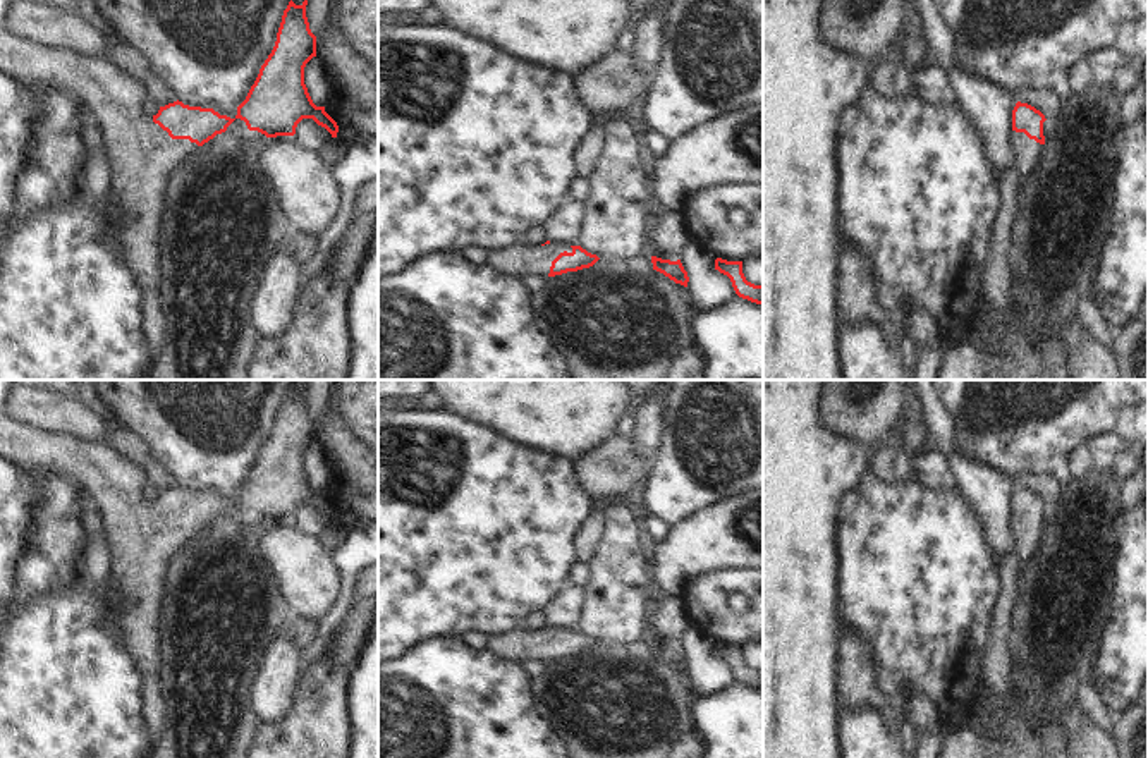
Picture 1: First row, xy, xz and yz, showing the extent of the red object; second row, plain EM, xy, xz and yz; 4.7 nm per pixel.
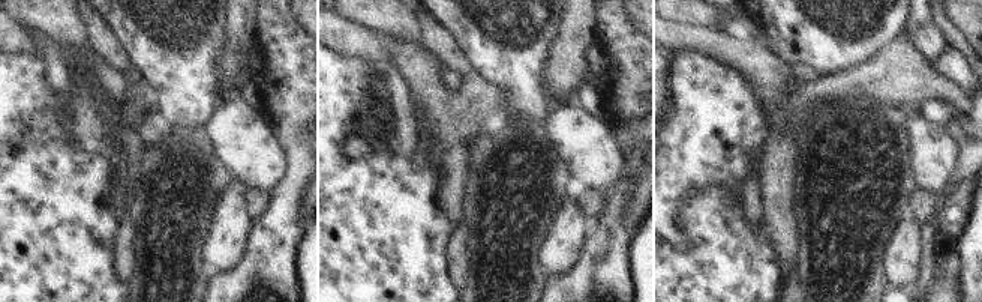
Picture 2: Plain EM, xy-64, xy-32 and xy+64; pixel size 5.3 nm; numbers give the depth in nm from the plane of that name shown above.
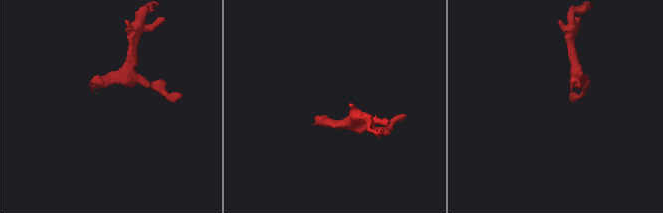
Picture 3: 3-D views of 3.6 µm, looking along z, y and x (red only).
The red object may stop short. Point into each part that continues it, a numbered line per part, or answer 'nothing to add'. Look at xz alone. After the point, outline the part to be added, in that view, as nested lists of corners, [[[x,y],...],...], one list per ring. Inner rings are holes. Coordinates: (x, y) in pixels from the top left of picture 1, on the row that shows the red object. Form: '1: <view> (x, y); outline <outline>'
1: xz (521, 260); outline [[[552,242],[540,248],[517,244],[516,248],[509,248],[505,251],[490,253],[488,265],[498,272],[516,277],[536,273],[548,278],[552,261],[564,251],[572,253],[572,248]]]

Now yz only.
1: yz (1028, 153); outline [[[1012,131],[1011,148],[1016,156],[1014,167],[1019,170],[1023,177],[1019,187],[1019,201],[1023,203],[1029,184],[1035,180],[1035,174],[1040,165],[1045,144],[1029,139],[1024,132]]]

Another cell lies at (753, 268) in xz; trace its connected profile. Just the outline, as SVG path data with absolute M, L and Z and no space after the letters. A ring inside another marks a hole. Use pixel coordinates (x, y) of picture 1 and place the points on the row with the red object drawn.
M763 256L742 261L742 273L748 282L754 285L763 285Z

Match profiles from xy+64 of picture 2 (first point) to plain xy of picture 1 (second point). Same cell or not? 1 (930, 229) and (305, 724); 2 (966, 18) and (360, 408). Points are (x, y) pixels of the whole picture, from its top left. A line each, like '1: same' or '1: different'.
1: different
2: same

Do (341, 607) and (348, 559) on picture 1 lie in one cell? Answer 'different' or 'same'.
same

